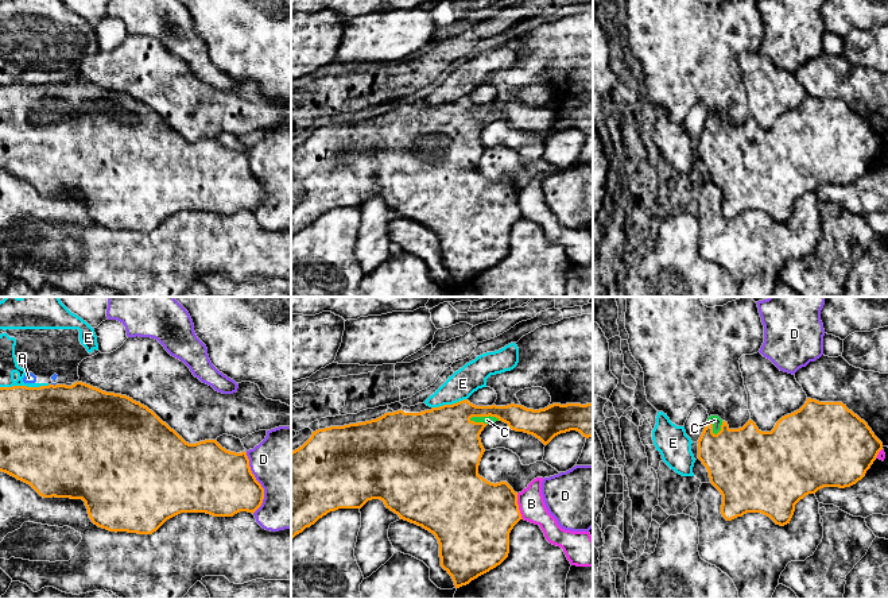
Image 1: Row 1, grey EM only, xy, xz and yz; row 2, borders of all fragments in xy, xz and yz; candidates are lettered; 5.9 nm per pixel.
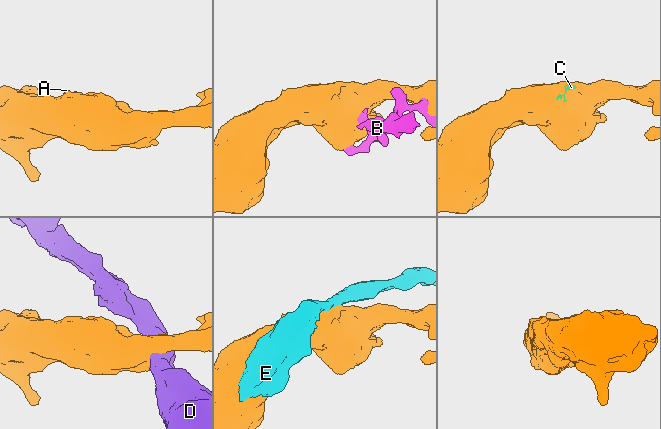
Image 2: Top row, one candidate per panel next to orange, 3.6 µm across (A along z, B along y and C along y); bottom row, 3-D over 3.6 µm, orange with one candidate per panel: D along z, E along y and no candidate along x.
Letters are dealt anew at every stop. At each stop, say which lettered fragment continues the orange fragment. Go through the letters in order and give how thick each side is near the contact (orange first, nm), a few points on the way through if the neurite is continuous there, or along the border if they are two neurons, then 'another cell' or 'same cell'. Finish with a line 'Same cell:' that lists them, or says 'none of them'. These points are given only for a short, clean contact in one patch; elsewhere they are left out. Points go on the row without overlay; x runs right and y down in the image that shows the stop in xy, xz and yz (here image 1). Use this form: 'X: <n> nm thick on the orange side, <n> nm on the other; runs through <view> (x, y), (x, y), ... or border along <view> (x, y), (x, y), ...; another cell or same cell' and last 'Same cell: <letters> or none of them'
A: 500 nm thick on the orange side, 20 nm on the other; border along xy (51, 81), (55, 82); another cell
B: 440 nm thick on the orange side, 160 nm on the other; another cell
C: 340 nm thick on the orange side, 50 nm on the other; runs through xz (452, 140), (472, 115), (484, 113), (487, 118); same cell
D: 400 nm thick on the orange side, 420 nm on the other; another cell
E: 460 nm thick on the orange side, 110 nm on the other; another cell
Same cell: C

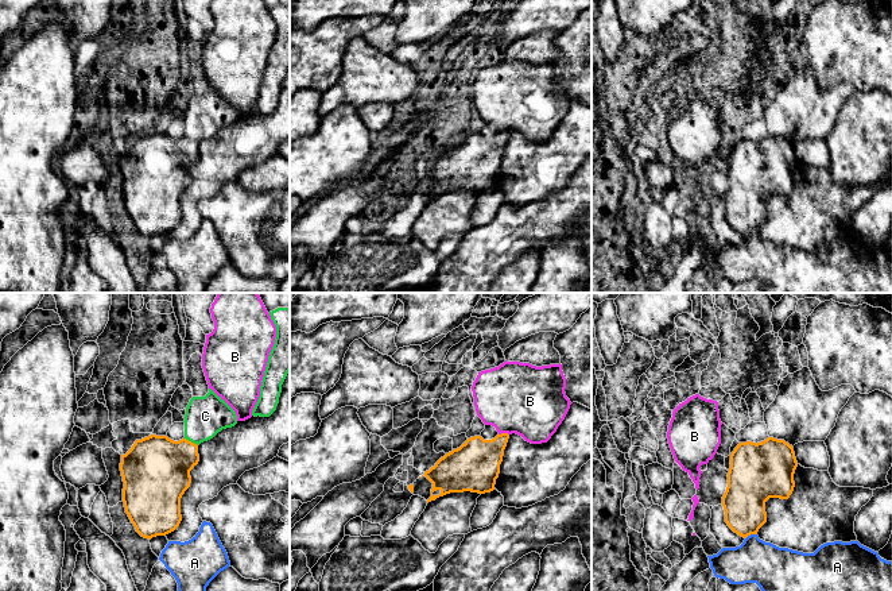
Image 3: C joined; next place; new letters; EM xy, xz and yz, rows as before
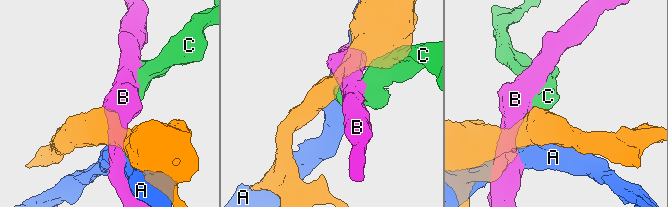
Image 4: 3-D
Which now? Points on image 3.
A: 260 nm thick on the orange side, 260 nm on the other; another cell
B: 280 nm thick on the orange side, 420 nm on the other; another cell
C: 380 nm thick on the orange side, 240 nm on the other; border along xy (185, 135), (197, 143); another cell
Same cell: none of them

